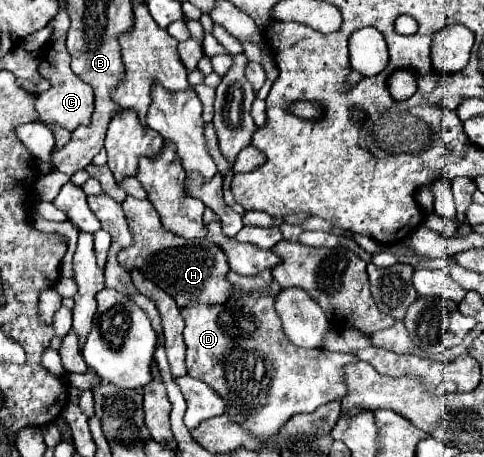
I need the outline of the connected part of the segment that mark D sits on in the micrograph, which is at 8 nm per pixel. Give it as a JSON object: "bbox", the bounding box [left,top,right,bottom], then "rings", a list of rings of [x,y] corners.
{"bbox":[183,271,355,437],"rings":[[[233,271],[227,273],[231,287],[239,293],[239,299],[229,299],[221,305],[189,303],[183,307],[185,319],[185,345],[187,345],[187,375],[207,383],[227,403],[227,413],[233,421],[241,423],[257,437],[269,437],[277,433],[293,415],[313,413],[317,407],[335,401],[345,395],[347,389],[341,381],[343,367],[355,363],[355,355],[331,353],[325,349],[299,349],[283,333],[281,319],[275,311],[275,297],[267,297],[265,291],[273,283],[271,271],[261,271],[253,277],[243,277]]]}

